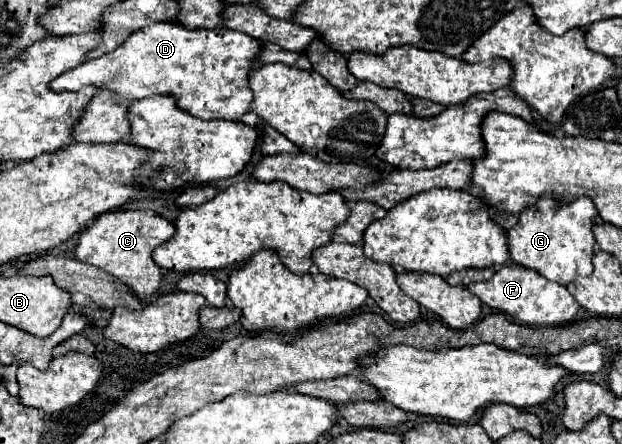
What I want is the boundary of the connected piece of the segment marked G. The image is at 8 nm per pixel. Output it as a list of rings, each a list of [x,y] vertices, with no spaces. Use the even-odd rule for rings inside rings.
[[[540,195],[534,207],[526,207],[518,215],[518,223],[508,231],[510,259],[560,285],[568,285],[578,275],[590,275],[596,243],[592,233],[596,213],[594,203],[590,203],[586,197],[564,205],[556,201],[554,195]]]

